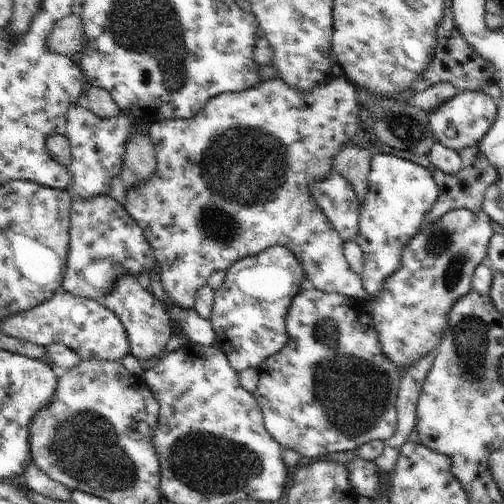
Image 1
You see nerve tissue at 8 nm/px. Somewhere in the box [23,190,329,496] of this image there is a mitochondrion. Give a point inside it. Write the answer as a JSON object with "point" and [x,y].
{"point":[80,446]}

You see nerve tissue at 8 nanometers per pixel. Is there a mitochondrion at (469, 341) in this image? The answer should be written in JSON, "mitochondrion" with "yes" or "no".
{"mitochondrion":"yes"}

